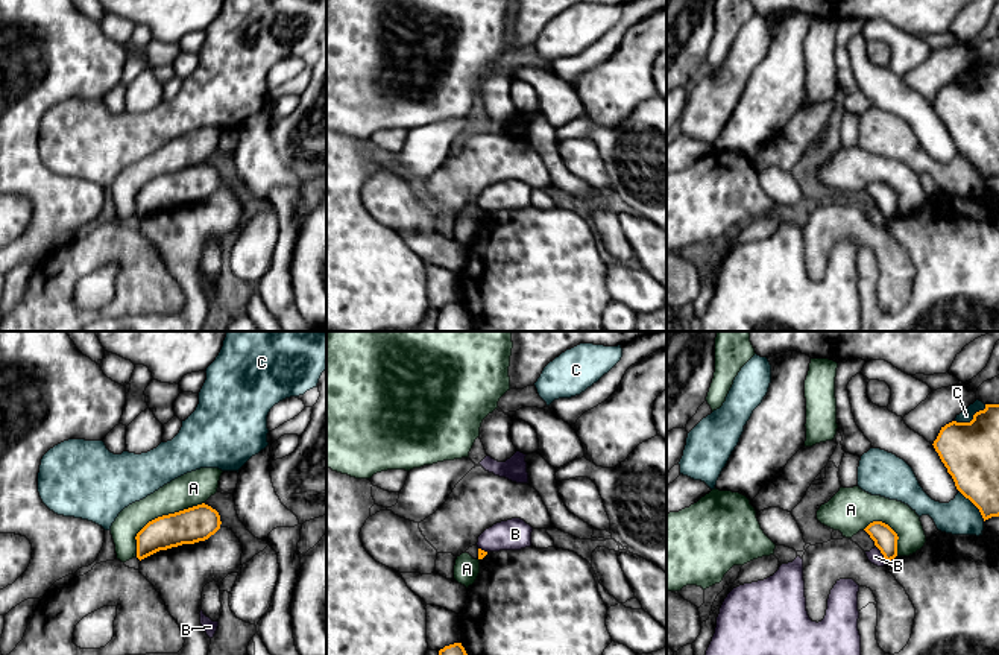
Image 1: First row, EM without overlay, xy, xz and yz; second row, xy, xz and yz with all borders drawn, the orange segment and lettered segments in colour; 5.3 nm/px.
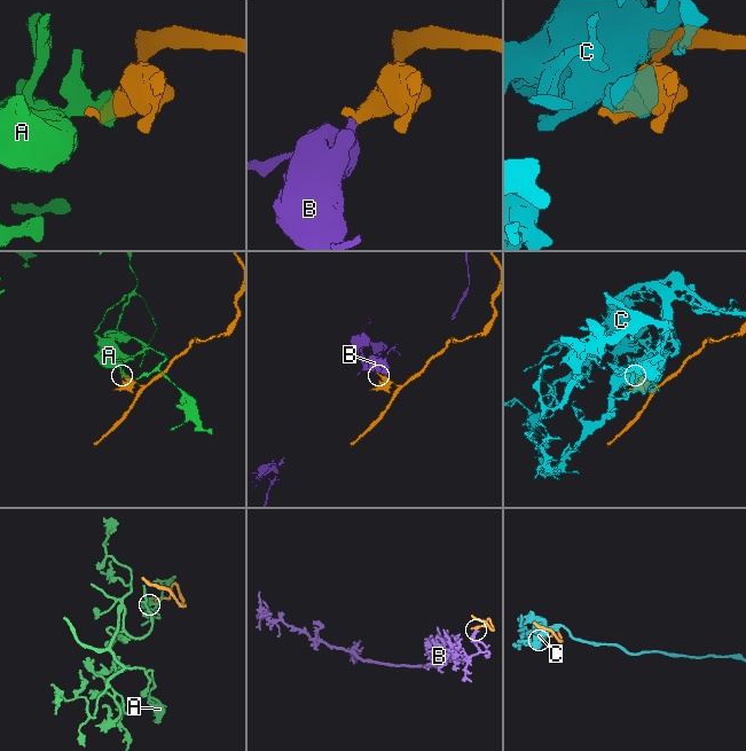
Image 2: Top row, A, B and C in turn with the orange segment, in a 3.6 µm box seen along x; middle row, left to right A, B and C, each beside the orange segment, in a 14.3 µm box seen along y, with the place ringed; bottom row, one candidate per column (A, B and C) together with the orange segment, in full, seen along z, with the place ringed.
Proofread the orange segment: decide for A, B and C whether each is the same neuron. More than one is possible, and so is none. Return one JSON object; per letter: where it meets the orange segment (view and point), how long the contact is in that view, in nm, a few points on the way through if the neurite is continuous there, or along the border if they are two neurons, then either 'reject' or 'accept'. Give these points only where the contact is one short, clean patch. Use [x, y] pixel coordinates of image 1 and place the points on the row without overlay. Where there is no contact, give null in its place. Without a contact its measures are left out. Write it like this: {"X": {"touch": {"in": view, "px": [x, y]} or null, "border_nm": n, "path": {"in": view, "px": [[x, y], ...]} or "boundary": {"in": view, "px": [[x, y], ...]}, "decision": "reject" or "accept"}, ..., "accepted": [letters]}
{"A": {"touch": {"in": "xy", "px": [160, 177]}, "border_nm": 460, "decision": "reject"}, "B": {"touch": {"in": "yz", "px": [881, 212]}, "border_nm": 110, "boundary": {"in": "yz", "px": [[876, 205], [887, 221]]}, "decision": "reject"}, "C": {"touch": {"in": "yz", "px": [973, 78]}, "border_nm": 190, "decision": "reject"}, "accepted": []}

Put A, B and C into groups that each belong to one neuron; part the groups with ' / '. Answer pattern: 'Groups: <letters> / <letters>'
Groups: A / B / C

